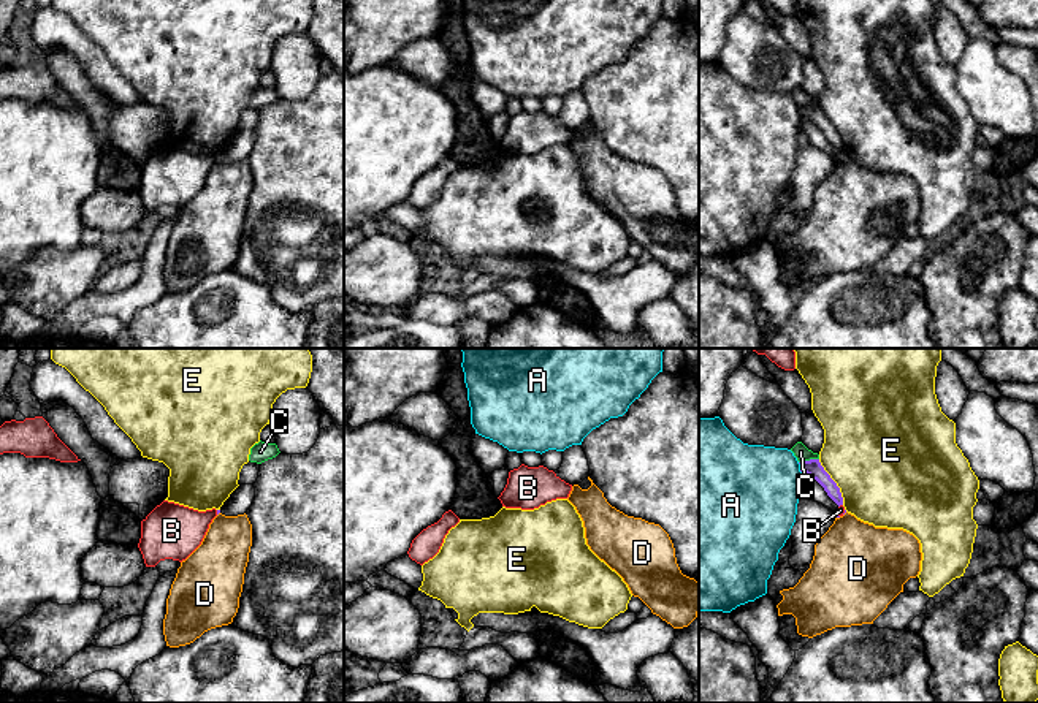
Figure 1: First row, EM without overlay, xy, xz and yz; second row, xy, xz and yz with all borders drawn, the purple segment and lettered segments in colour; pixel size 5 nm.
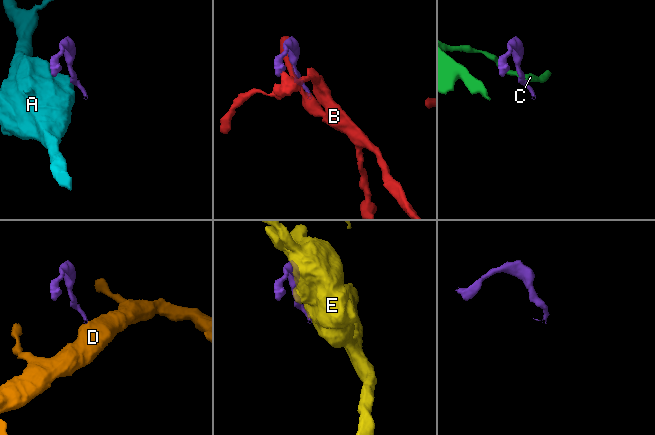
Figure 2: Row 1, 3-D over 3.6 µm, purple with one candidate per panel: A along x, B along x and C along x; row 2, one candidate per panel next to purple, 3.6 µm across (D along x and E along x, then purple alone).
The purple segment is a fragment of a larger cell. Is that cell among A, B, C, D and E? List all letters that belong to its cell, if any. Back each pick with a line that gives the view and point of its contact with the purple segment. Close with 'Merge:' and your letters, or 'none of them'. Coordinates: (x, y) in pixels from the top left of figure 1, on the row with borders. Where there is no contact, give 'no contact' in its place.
B: contact yz (835, 515)
Merge: B

